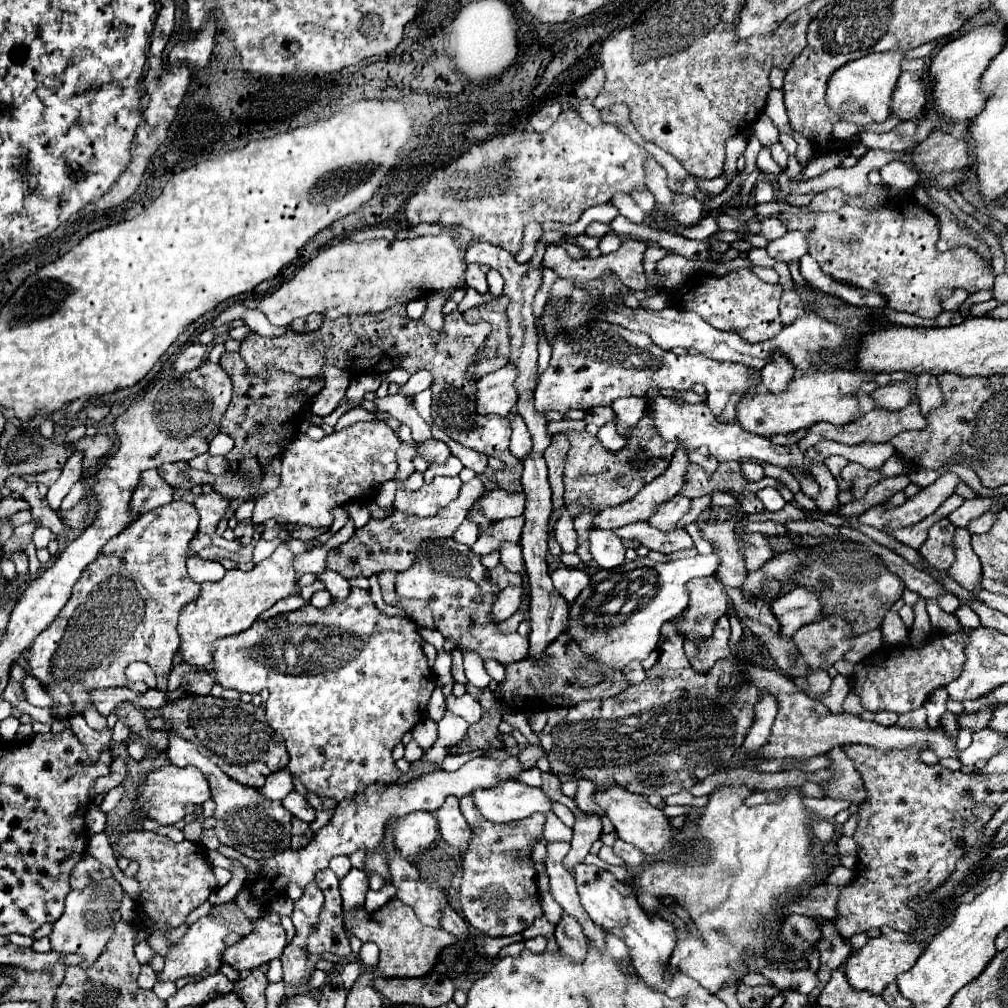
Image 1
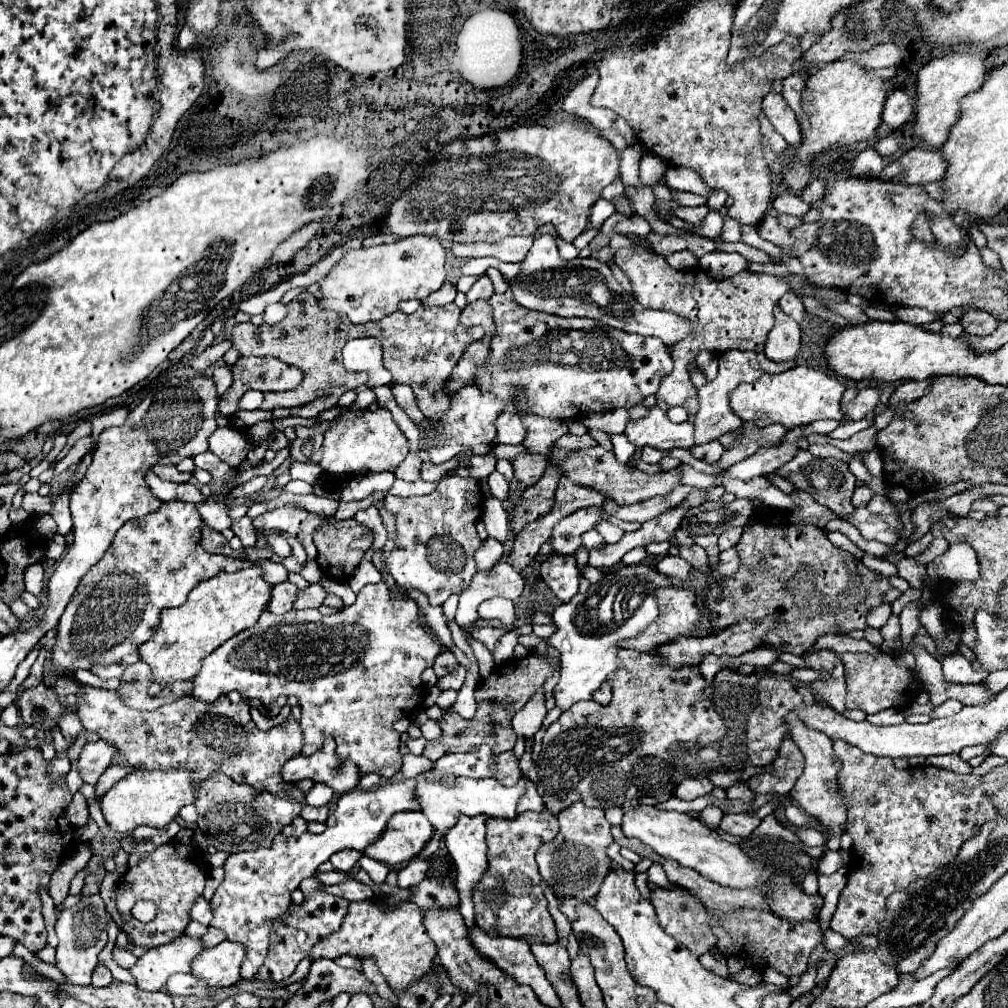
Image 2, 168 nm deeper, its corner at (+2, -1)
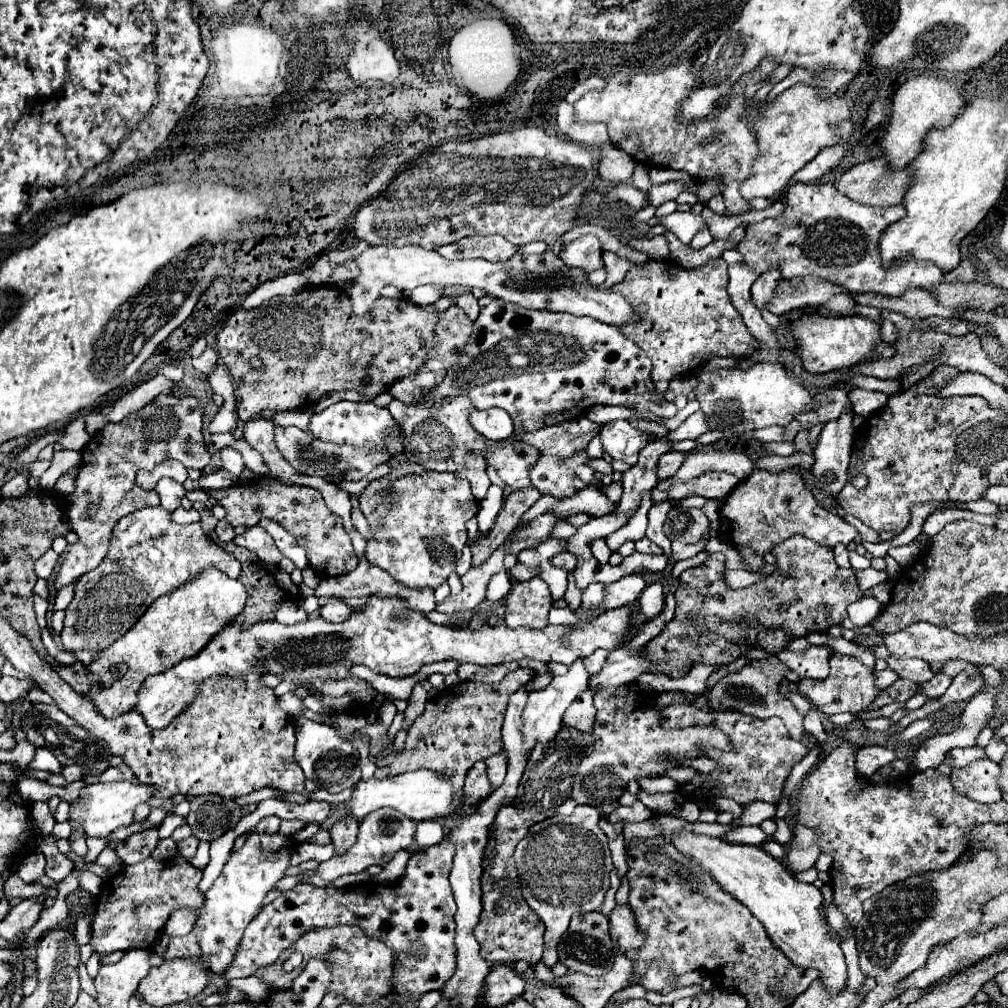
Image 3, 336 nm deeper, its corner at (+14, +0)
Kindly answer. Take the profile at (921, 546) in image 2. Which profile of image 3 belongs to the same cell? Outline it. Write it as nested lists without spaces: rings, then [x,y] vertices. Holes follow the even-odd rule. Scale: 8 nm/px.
[[[947,508],[936,510],[930,514],[925,519],[922,531],[931,538],[937,534],[947,523],[961,519],[979,521],[979,523],[987,523],[987,525],[993,525],[993,523],[995,523],[995,517],[993,517],[993,515],[979,514],[967,509]]]

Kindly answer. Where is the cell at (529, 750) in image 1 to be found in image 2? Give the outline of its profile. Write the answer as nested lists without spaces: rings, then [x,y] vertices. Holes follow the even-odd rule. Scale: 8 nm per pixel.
[[[503,752],[503,754],[495,756],[493,778],[499,780],[503,786],[513,786],[519,782],[521,770],[519,770],[519,760],[515,758],[513,752]]]

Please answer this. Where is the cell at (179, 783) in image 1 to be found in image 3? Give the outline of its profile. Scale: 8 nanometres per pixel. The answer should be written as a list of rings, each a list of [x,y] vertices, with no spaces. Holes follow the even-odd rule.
[[[117,781],[117,783],[95,783],[87,785],[77,803],[71,805],[71,817],[69,823],[73,829],[81,825],[85,829],[87,837],[103,837],[107,839],[115,829],[123,825],[135,823],[135,807],[139,803],[147,803],[155,795],[157,787],[155,785],[145,785],[145,783],[133,783],[133,781]]]

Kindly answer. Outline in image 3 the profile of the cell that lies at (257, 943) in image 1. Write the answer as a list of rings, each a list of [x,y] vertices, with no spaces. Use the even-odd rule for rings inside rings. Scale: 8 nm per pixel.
[[[197,957],[197,961],[173,959],[173,961],[165,961],[161,967],[153,967],[149,971],[149,975],[141,981],[139,993],[147,1003],[161,1007],[161,1005],[181,1003],[181,1001],[187,1001],[187,999],[199,995],[207,987],[207,983],[209,983],[209,969],[207,969],[203,957]]]

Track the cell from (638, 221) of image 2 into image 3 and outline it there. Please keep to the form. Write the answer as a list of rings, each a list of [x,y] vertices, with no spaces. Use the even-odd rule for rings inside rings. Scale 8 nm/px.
[[[583,235],[565,247],[559,257],[569,267],[585,267],[587,271],[603,267],[602,249],[600,241],[595,235]]]

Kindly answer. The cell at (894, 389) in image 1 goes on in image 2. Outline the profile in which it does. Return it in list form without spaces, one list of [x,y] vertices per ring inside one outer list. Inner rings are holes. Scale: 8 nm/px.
[[[877,388],[859,390],[857,396],[849,404],[843,404],[843,408],[841,408],[843,410],[843,422],[861,420],[861,418],[869,416],[877,408],[879,396],[881,396],[881,392]]]

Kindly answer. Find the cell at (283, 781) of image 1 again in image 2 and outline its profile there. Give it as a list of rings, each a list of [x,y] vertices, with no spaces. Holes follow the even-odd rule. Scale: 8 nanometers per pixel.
[[[327,734],[321,750],[311,756],[299,754],[297,758],[291,758],[283,768],[283,778],[289,782],[313,778],[315,782],[327,784],[339,796],[345,794],[345,790],[353,790],[361,778],[357,774],[357,766],[353,766],[353,762],[341,762],[341,758],[335,754],[335,748],[333,736]]]

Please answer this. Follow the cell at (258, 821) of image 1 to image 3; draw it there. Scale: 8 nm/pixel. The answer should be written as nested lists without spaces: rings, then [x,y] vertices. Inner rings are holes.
[[[199,795],[191,799],[191,811],[187,815],[187,825],[193,837],[199,841],[213,841],[233,829],[247,813],[243,807],[221,795]]]

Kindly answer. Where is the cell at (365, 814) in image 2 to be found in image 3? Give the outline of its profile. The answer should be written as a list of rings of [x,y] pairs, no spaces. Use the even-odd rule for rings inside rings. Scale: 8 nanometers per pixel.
[[[249,833],[245,845],[239,851],[231,853],[221,875],[215,879],[213,887],[205,893],[205,905],[199,909],[199,917],[197,917],[195,927],[193,927],[193,933],[197,935],[197,939],[201,943],[201,951],[207,957],[207,965],[213,973],[223,973],[233,963],[237,949],[239,949],[239,943],[243,939],[243,931],[259,915],[259,911],[263,907],[263,897],[277,885],[279,879],[285,877],[285,871],[291,867],[291,853],[299,845],[301,845],[299,841],[295,841],[291,835],[283,835],[283,833],[271,833],[271,835]]]

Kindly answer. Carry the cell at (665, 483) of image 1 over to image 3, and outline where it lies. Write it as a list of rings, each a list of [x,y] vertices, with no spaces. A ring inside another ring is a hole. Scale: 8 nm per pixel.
[[[545,513],[545,517],[537,517],[537,521],[533,521],[533,525],[529,525],[529,529],[525,529],[525,533],[521,533],[521,537],[517,537],[517,541],[513,541],[513,553],[537,547],[539,543],[551,539],[551,531],[557,521],[559,521],[559,517],[555,517],[551,513]]]

